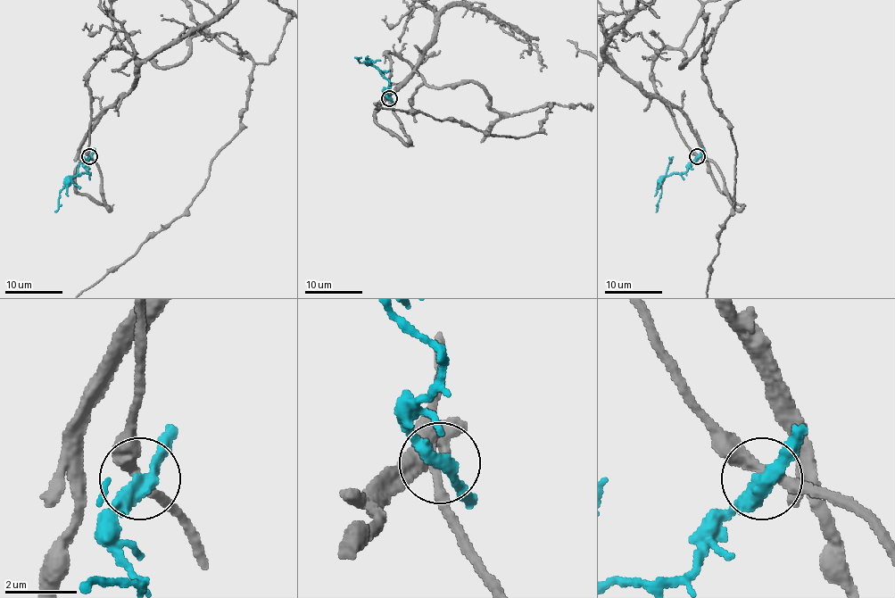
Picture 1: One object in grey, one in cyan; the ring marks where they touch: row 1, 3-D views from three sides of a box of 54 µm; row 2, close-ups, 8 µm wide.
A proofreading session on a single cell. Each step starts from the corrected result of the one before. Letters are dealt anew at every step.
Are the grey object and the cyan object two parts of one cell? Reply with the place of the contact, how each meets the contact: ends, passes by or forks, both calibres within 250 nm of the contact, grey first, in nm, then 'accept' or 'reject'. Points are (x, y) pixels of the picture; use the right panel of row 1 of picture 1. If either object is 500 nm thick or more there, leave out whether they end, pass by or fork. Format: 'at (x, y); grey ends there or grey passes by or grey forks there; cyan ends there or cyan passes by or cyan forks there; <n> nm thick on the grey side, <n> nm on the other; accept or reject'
at (697, 156); grey passes by; cyan passes by; 300 nm thick on the grey side, 360 nm on the other; reject

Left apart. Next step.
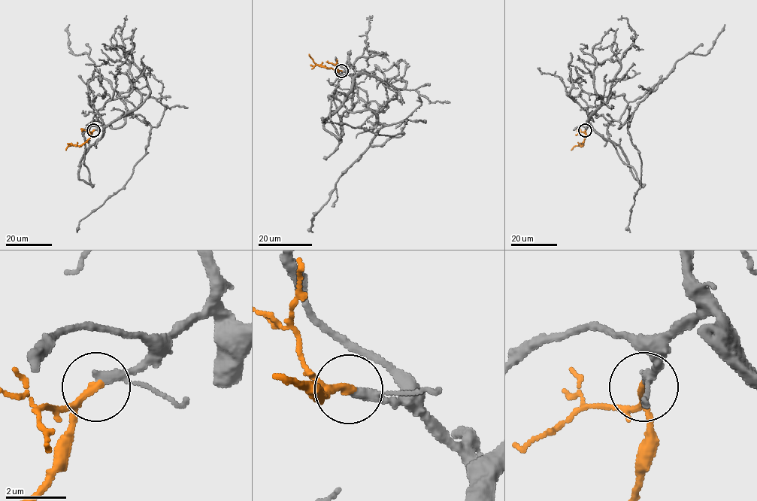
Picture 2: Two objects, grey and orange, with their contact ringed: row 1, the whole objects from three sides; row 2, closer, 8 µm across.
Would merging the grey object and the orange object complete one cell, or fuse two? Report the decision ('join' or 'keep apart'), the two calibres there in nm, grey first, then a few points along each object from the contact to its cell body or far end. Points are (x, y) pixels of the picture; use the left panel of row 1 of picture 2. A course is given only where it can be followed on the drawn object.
join; calibres 260 and 190 nm; course grey (94, 130), (78, 172), (92, 186), (83, 129), (130, 115), (150, 126), (131, 177), (77, 232); course orange (94, 130), (85, 142), (80, 145), (68, 145), (65, 150)

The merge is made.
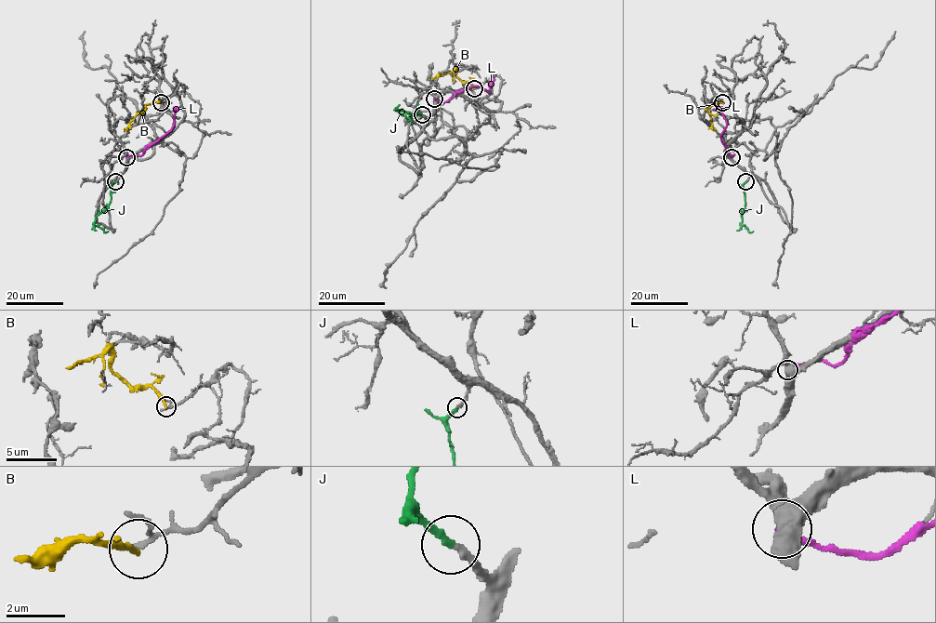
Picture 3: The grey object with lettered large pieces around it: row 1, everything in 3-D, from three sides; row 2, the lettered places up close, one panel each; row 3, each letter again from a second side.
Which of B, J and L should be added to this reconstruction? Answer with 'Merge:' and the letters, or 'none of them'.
Merge: J

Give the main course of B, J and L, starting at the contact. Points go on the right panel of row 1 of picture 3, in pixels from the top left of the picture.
B: (723, 102), (717, 101), (706, 110), (716, 131)
J: (745, 181), (743, 186), (745, 206), (742, 223), (749, 231), (753, 231)
L: (731, 157), (734, 154), (732, 155), (726, 149), (720, 138), (726, 121), (714, 108)

